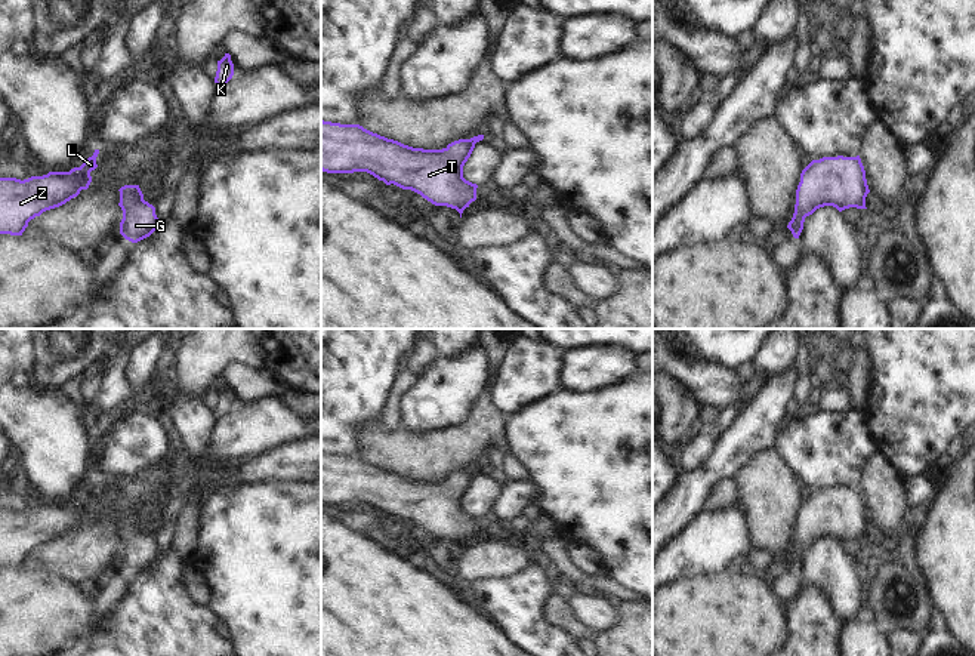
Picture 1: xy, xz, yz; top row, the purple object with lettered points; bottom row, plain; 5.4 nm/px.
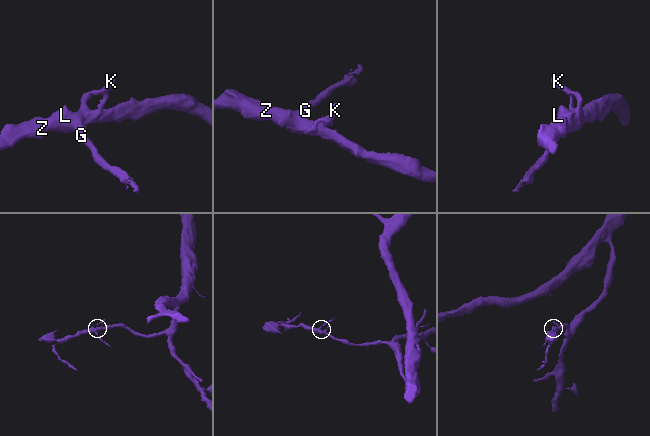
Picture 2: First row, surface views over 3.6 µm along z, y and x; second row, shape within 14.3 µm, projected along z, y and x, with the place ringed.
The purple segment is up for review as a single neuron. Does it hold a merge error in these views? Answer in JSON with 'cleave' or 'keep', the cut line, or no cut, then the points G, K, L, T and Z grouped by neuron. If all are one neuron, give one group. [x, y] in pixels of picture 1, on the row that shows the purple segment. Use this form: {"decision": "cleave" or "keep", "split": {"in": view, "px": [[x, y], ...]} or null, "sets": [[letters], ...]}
{"decision": "keep", "split": null, "sets": [["G", "K", "L", "T", "Z"]]}

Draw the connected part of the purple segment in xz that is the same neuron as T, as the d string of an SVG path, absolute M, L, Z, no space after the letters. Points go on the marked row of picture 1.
M321 120L321 170L367 172L386 185L411 190L435 206L462 213L476 200L476 184L463 178L463 166L484 135L459 139L442 150L404 145L364 129Z

